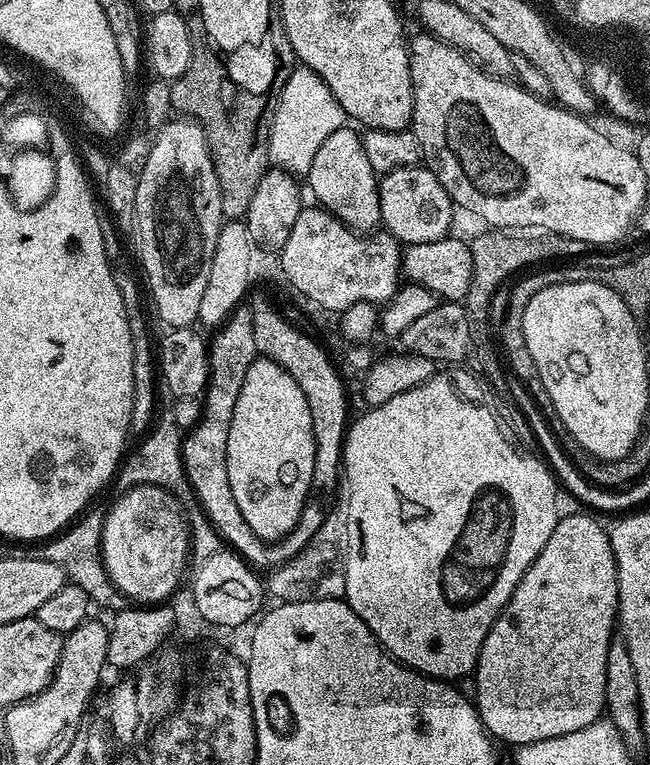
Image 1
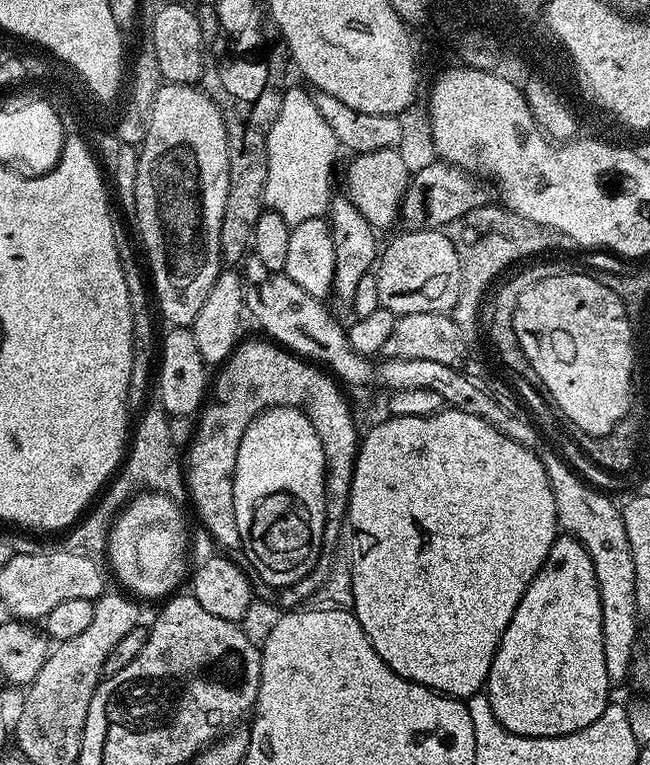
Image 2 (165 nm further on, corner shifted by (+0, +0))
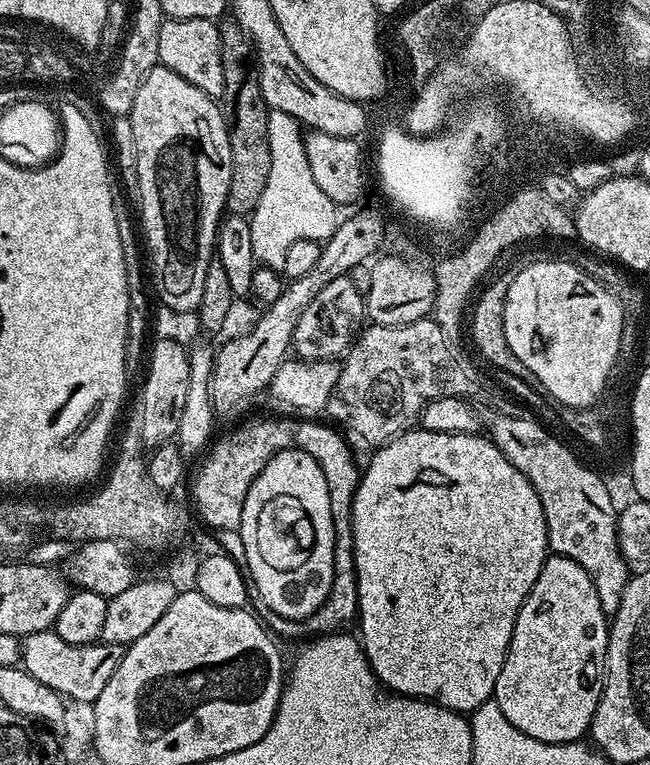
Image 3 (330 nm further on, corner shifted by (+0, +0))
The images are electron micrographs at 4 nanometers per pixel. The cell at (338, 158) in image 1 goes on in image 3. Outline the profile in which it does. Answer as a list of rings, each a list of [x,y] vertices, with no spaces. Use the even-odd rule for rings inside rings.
[[[351,275],[334,278],[332,282],[305,308],[297,324],[295,351],[309,361],[340,358],[357,339],[366,320],[366,296]]]

